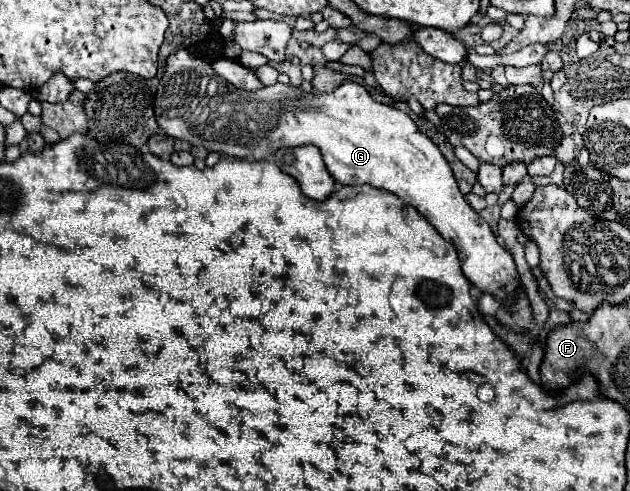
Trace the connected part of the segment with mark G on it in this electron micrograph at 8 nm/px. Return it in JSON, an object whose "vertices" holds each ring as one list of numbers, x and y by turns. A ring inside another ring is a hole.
{"vertices":[[177,50,167,58,167,70,157,88,155,118,159,128,171,138,185,140,193,146,205,146,209,152,221,152,227,156,247,160,263,160,283,146,313,144,321,150,329,174,335,176,339,184,343,186,371,184,375,188,389,190,395,196,399,196,405,204,415,206,433,224,433,228,459,250,457,254,461,260,463,274,473,286,497,298,513,294,513,290,519,286,513,256,503,246,497,244,489,224,469,206,441,150,425,134,417,130,415,122,405,112,373,100,373,96,357,82,345,80,331,94,319,96,305,94,293,86,285,86,279,82,249,94,231,88,231,84,227,84,227,80,223,80,219,74,215,74,211,64,205,62,203,58,197,58,187,50]]}

